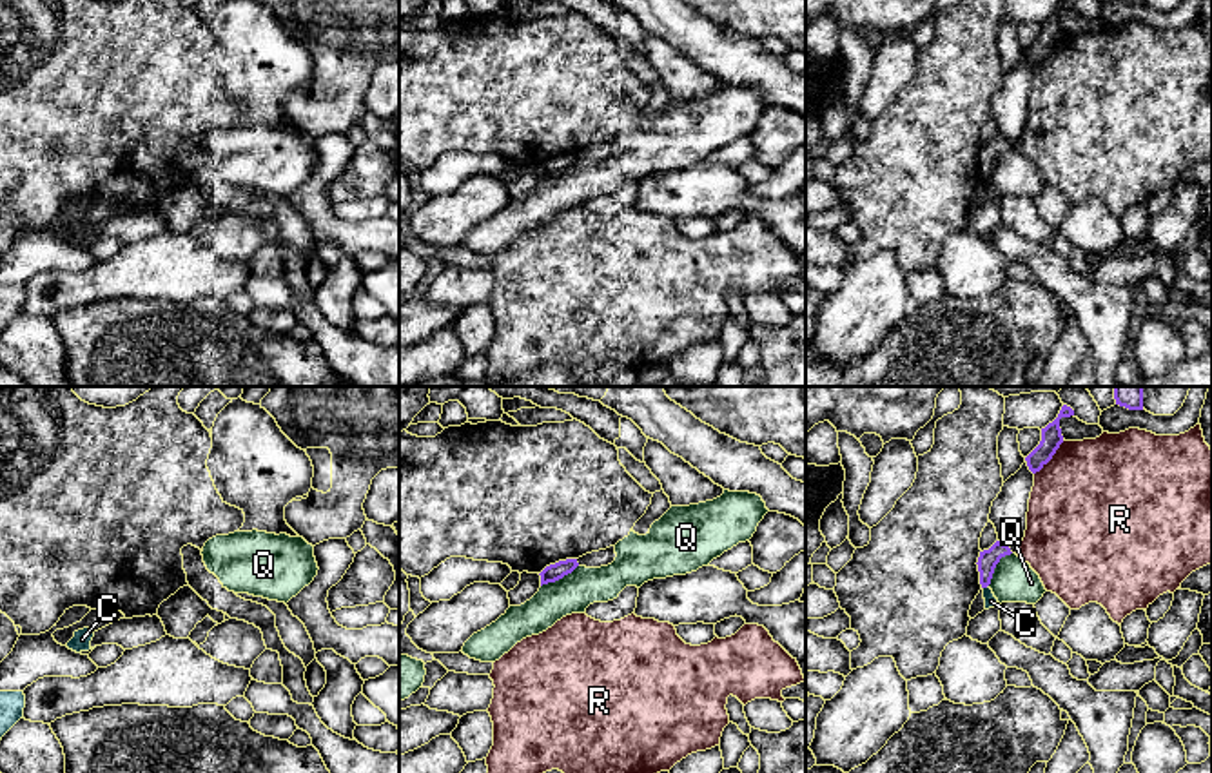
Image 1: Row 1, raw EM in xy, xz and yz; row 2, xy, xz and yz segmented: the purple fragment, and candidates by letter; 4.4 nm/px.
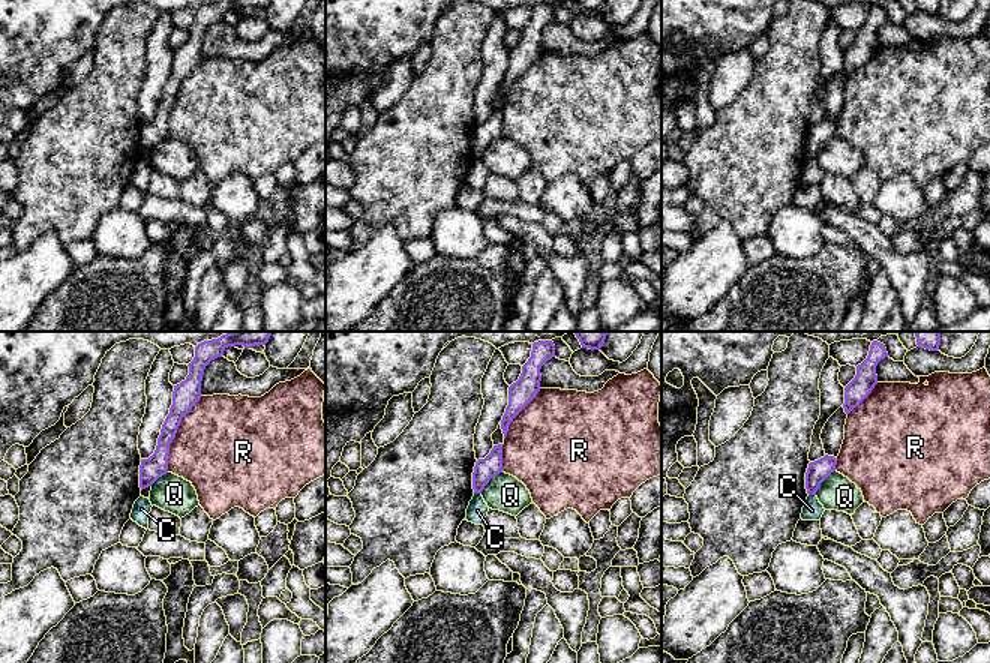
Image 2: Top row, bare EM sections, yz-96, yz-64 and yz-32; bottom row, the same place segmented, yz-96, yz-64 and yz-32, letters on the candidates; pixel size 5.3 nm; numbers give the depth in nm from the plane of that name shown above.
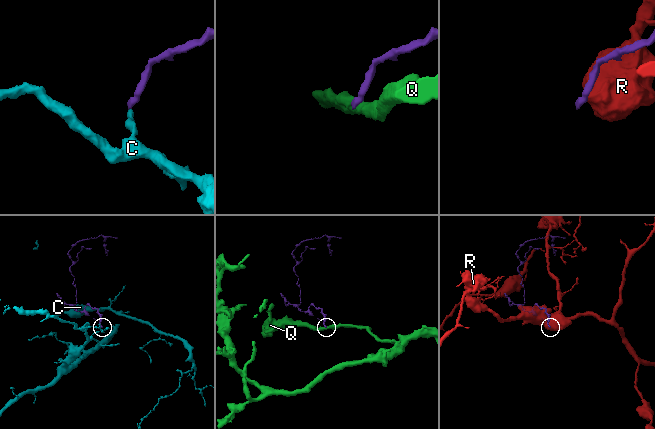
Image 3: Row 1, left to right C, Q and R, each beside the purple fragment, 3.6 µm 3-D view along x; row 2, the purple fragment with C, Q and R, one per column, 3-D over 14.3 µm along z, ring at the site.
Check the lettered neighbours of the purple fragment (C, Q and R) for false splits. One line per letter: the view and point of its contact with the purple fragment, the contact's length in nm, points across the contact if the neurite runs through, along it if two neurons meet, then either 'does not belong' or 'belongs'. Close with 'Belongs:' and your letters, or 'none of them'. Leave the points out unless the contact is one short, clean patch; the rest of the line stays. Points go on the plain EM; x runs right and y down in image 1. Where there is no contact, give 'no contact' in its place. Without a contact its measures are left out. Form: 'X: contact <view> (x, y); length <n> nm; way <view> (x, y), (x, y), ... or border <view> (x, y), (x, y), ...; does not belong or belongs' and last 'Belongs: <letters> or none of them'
C: contact yz (986, 180); length 30 nm; border yz (987, 178), (984, 182); does not belong
Q: contact yz (995, 160); length 190 nm; border yz (1011, 146), (1000, 153), (987, 178); does not belong
R: contact yz (1051, 51); length 200 nm; does not belong
Belongs: none of them

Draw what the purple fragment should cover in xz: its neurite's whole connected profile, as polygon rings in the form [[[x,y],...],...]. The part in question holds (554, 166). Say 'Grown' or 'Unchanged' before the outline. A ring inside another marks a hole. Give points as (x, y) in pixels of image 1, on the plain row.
Unchanged. [[[577,152],[559,154],[555,158],[546,160],[541,169],[541,180],[548,176],[555,176],[564,169],[572,167],[579,160]]]

